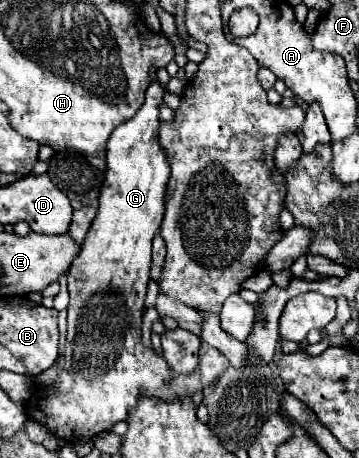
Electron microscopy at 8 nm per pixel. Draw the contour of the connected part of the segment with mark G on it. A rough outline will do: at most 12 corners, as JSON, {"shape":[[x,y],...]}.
{"shape":[[154,82],[106,150],[68,270],[58,378],[26,414],[67,441],[174,400],[228,359],[176,374],[144,348],[152,238],[170,178]]}

